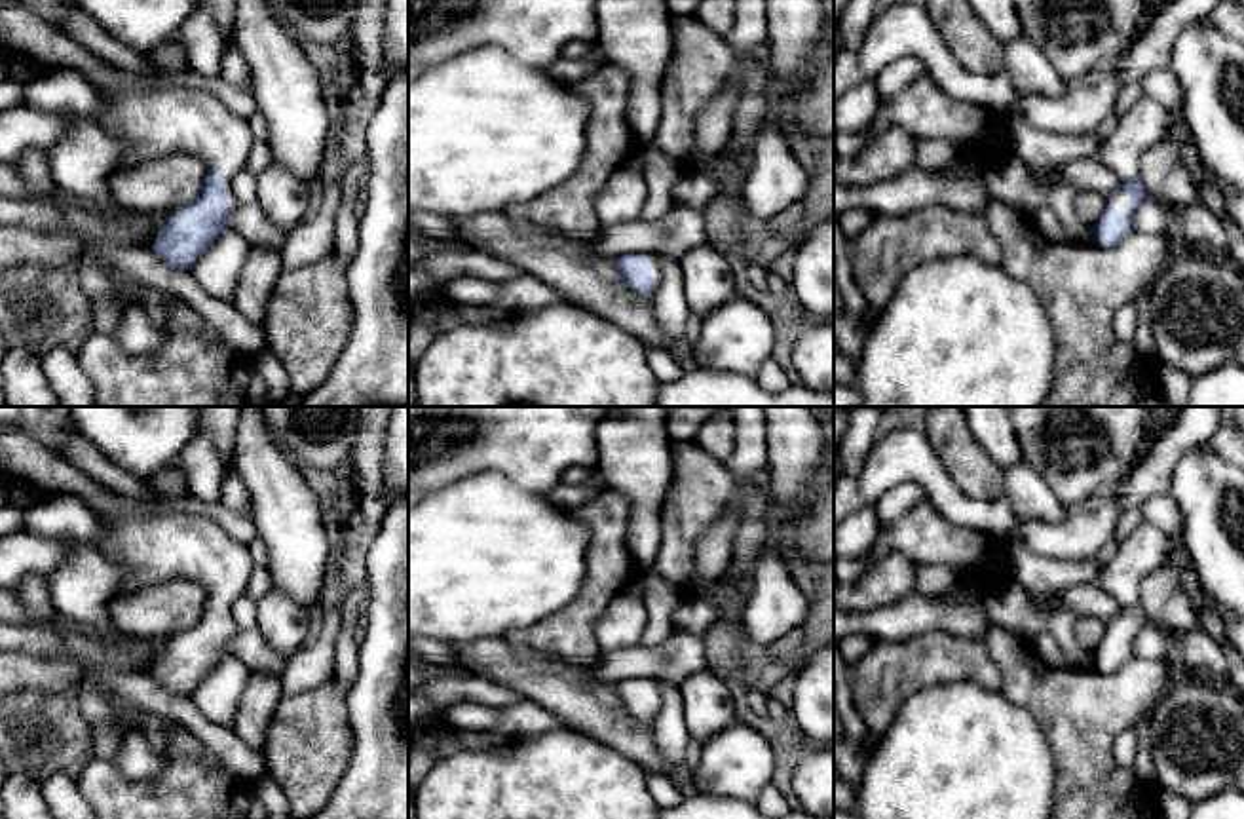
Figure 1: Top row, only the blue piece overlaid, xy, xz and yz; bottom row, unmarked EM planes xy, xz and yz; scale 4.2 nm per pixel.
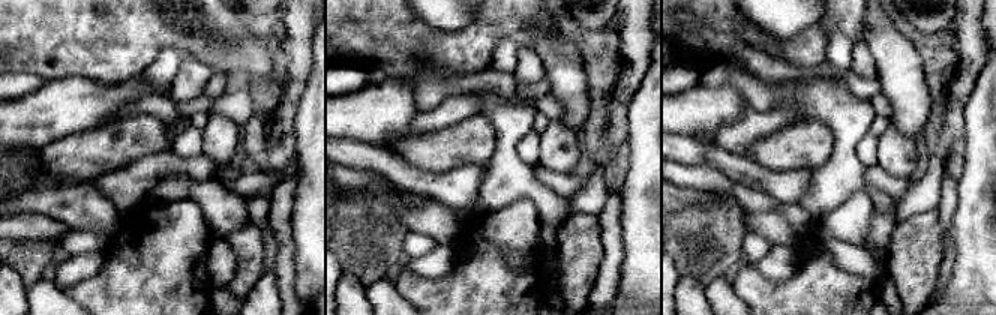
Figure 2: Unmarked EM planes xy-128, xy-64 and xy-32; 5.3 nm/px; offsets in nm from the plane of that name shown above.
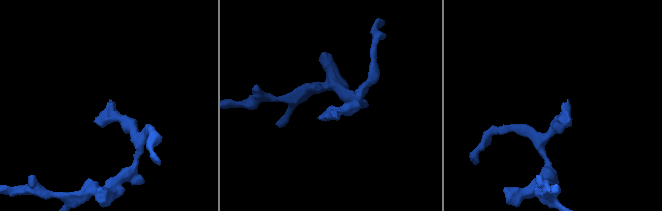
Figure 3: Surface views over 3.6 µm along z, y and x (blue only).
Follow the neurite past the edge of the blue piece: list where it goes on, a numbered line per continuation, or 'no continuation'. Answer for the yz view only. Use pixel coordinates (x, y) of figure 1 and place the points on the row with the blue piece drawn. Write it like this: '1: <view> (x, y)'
1: yz (1121, 204)

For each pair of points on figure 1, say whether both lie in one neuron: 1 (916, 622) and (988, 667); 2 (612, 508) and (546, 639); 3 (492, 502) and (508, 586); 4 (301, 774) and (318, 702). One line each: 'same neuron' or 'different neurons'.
1: different neurons
2: same neuron
3: same neuron
4: same neuron

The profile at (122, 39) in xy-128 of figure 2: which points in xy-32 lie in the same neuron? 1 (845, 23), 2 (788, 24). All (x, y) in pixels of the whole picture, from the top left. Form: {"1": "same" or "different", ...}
{"1": "same", "2": "different"}

